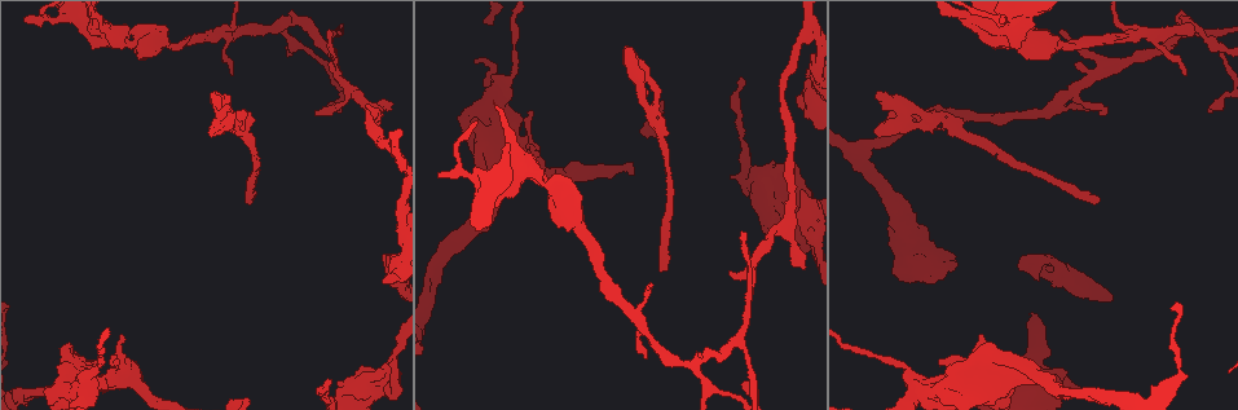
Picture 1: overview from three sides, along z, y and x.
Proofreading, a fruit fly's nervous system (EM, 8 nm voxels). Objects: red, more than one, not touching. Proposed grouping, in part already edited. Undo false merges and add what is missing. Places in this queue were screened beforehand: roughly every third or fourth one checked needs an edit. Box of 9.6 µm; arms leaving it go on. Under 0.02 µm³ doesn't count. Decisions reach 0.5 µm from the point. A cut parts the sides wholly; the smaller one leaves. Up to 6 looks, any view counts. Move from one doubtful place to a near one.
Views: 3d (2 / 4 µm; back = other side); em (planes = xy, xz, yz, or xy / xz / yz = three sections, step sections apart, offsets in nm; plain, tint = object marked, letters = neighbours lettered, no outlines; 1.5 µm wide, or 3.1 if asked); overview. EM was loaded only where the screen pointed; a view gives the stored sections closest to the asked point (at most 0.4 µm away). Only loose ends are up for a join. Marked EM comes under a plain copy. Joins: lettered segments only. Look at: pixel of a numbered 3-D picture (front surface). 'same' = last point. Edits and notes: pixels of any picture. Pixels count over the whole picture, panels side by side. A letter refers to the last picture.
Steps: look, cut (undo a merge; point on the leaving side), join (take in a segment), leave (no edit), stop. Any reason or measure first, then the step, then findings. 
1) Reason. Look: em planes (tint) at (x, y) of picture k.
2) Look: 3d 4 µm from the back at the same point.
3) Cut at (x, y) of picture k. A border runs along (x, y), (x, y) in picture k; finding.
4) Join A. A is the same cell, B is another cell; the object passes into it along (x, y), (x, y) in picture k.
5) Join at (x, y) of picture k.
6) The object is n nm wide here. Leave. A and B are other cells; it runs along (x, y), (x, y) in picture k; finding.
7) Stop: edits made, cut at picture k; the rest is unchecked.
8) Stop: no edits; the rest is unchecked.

Free end. Look: em planes (letters) at (389, 110) of picture 1.

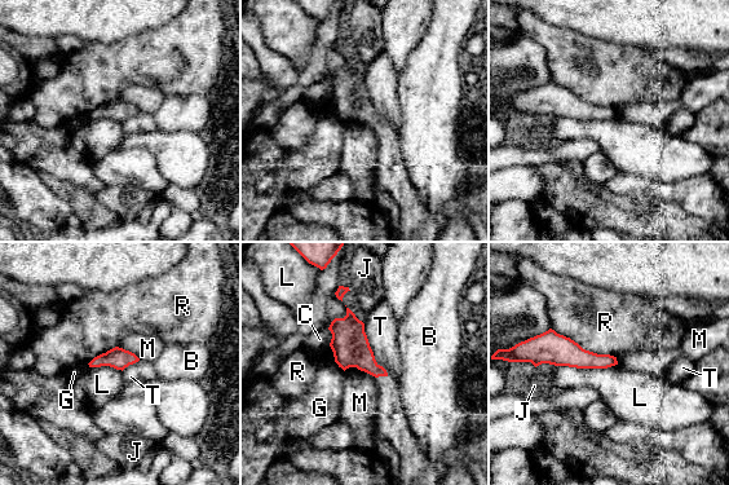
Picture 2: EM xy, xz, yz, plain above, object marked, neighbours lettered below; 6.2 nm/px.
Leave. B, C, G, J, L, M, R and T are other cells; a border runs along (362, 322), (374, 358), (388, 374) in picture 2; none of them fits.

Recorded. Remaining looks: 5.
An open end. Look: 3d 4 µm at (732, 273) of picture 1.

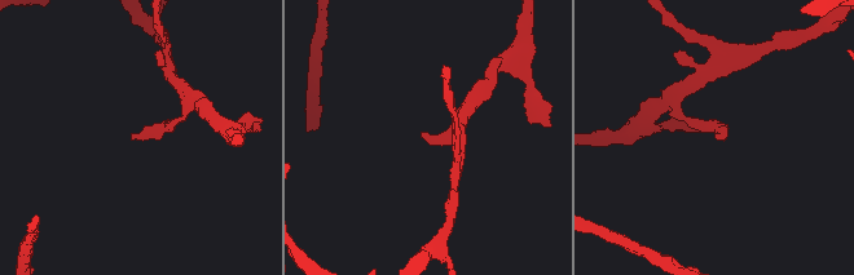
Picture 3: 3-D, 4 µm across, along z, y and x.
Need the tissue. Look: em planes (tint) at (716, 137) of picture 3.

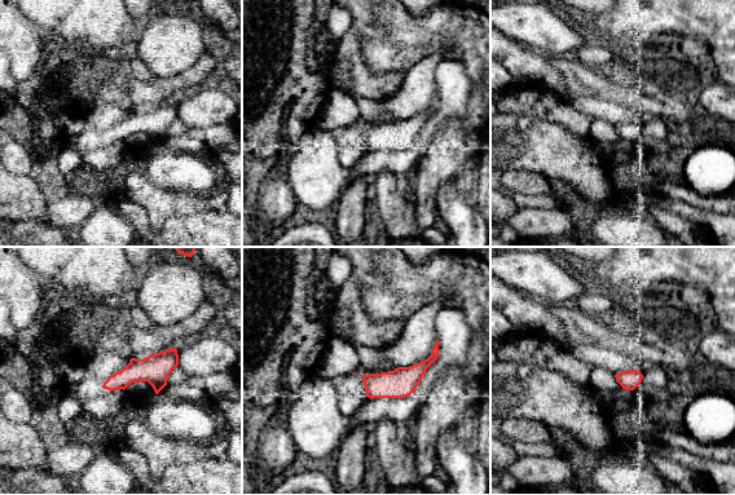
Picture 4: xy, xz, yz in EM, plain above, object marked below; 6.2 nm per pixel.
See the neighbours. Look: em planes (letters) at the same point.

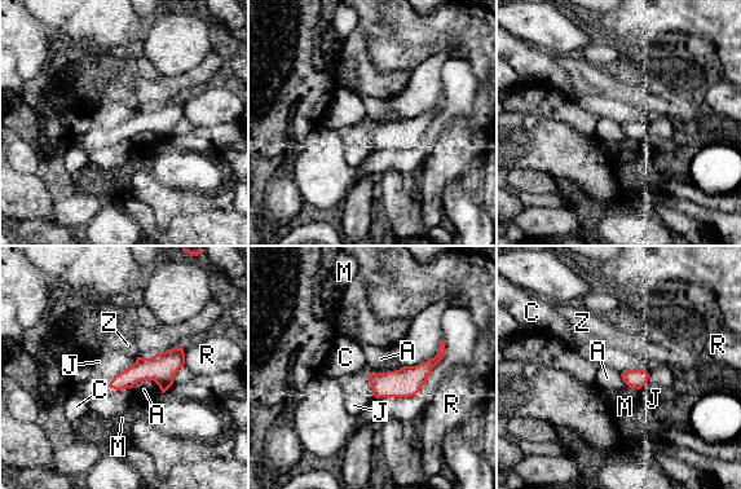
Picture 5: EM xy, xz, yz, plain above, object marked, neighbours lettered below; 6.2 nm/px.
The longest contact is with A, 200 nm. Leave. A, C, J, M, R and Z are other cells; a border runs along (129, 388), (119, 388), (117, 391) in picture 5; no lettered segment goes on from it.

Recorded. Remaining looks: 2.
Stop: no edits; the rest is unchecked.

